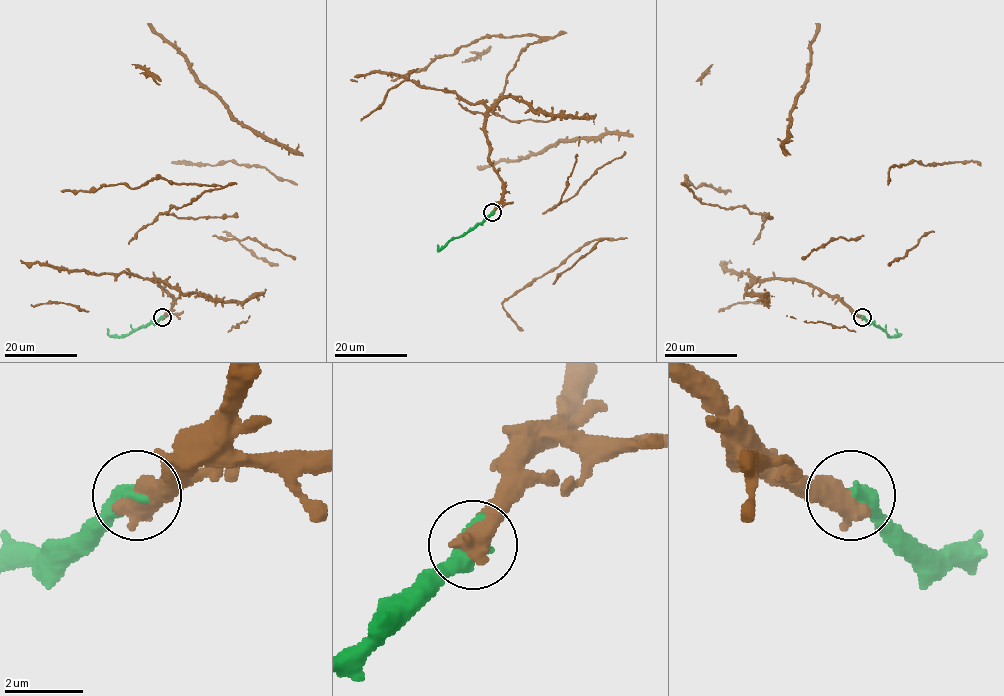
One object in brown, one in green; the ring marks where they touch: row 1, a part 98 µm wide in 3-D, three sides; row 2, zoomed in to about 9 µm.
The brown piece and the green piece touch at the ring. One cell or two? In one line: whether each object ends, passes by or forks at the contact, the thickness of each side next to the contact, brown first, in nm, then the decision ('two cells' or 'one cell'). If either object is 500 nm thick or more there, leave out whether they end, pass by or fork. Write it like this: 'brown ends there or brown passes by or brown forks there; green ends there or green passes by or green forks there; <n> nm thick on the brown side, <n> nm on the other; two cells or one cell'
700 nm thick on the brown side, 550 nm on the other; one cell

